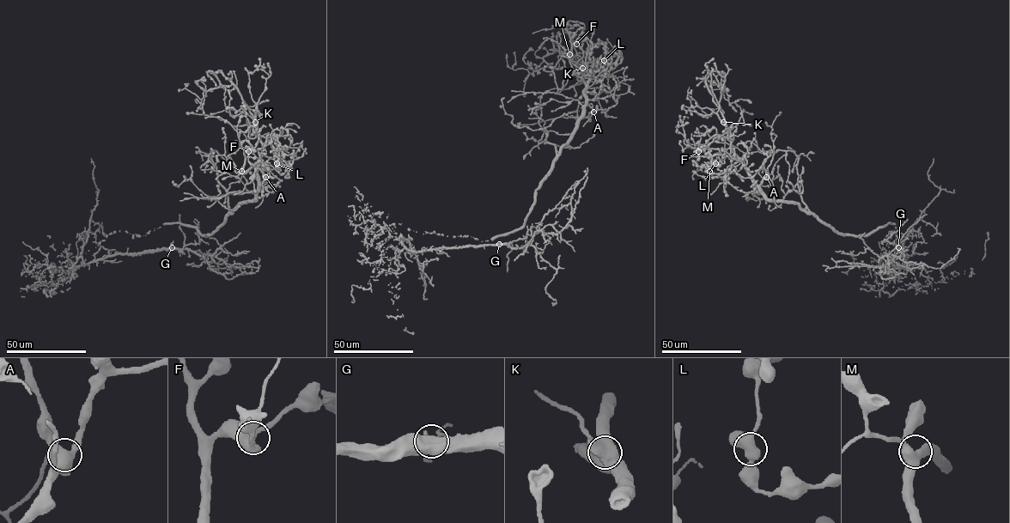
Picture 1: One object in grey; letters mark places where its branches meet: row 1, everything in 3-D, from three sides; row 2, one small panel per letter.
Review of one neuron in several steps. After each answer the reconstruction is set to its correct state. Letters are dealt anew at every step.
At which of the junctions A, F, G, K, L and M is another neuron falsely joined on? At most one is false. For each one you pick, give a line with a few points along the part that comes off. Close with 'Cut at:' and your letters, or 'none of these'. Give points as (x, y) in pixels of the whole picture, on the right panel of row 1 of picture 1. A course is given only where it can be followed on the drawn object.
K: course (723, 122), (714, 112), (708, 115), (702, 111), (688, 95), (689, 87)
Cut at: K

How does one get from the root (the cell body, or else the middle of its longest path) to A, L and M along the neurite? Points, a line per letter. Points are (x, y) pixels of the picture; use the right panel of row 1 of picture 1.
A: (854, 235), (837, 234), (797, 204), (767, 198), (759, 185), (766, 177)
L: (854, 235), (837, 234), (797, 204), (767, 198), (731, 142), (722, 155), (712, 156), (715, 163)
M: (854, 235), (837, 234), (797, 204), (767, 198), (740, 162), (737, 161), (724, 173), (709, 171)

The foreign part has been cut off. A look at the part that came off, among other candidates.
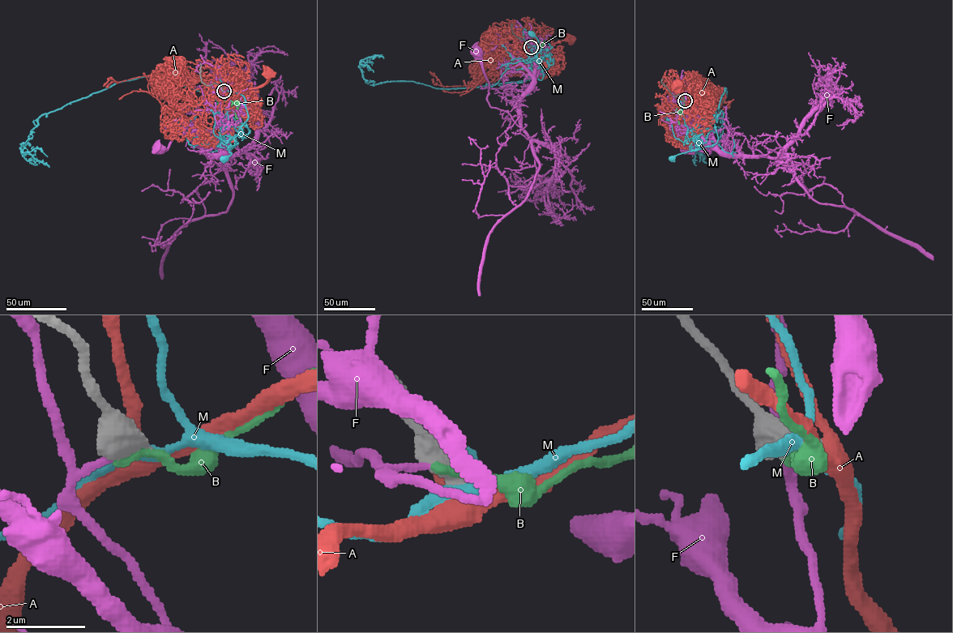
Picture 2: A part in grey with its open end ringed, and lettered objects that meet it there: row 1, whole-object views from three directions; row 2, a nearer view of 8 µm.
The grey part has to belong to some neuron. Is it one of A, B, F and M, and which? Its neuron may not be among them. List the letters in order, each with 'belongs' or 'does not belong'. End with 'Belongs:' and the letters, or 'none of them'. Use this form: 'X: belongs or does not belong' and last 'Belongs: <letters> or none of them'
A: does not belong
B: does not belong
F: does not belong
M: does not belong
Belongs: none of them

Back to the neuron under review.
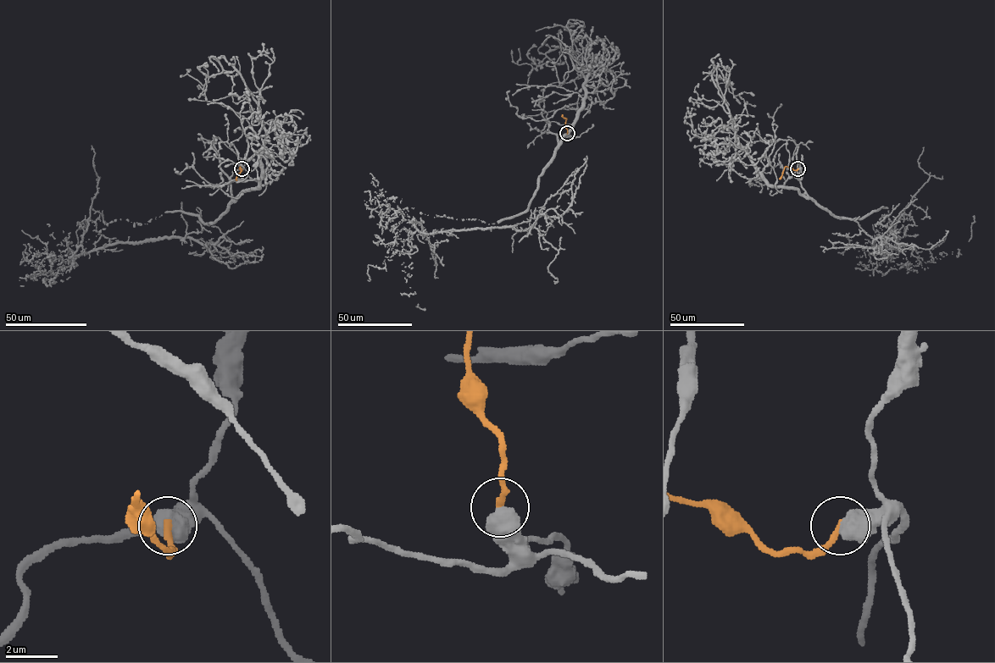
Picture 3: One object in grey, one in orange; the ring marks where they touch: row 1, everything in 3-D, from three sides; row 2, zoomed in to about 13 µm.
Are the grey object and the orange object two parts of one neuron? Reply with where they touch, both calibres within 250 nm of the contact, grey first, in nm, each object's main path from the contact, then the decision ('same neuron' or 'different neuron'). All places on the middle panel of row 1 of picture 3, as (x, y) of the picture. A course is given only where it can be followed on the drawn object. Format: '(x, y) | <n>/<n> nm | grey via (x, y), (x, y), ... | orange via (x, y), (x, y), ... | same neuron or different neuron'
(567, 133) | 950/240 nm | grey via (567, 133), (557, 135), (530, 221), (414, 233), (417, 251), (399, 255), (425, 309) | orange via (567, 133), (566, 118), (562, 115) | same neuron

